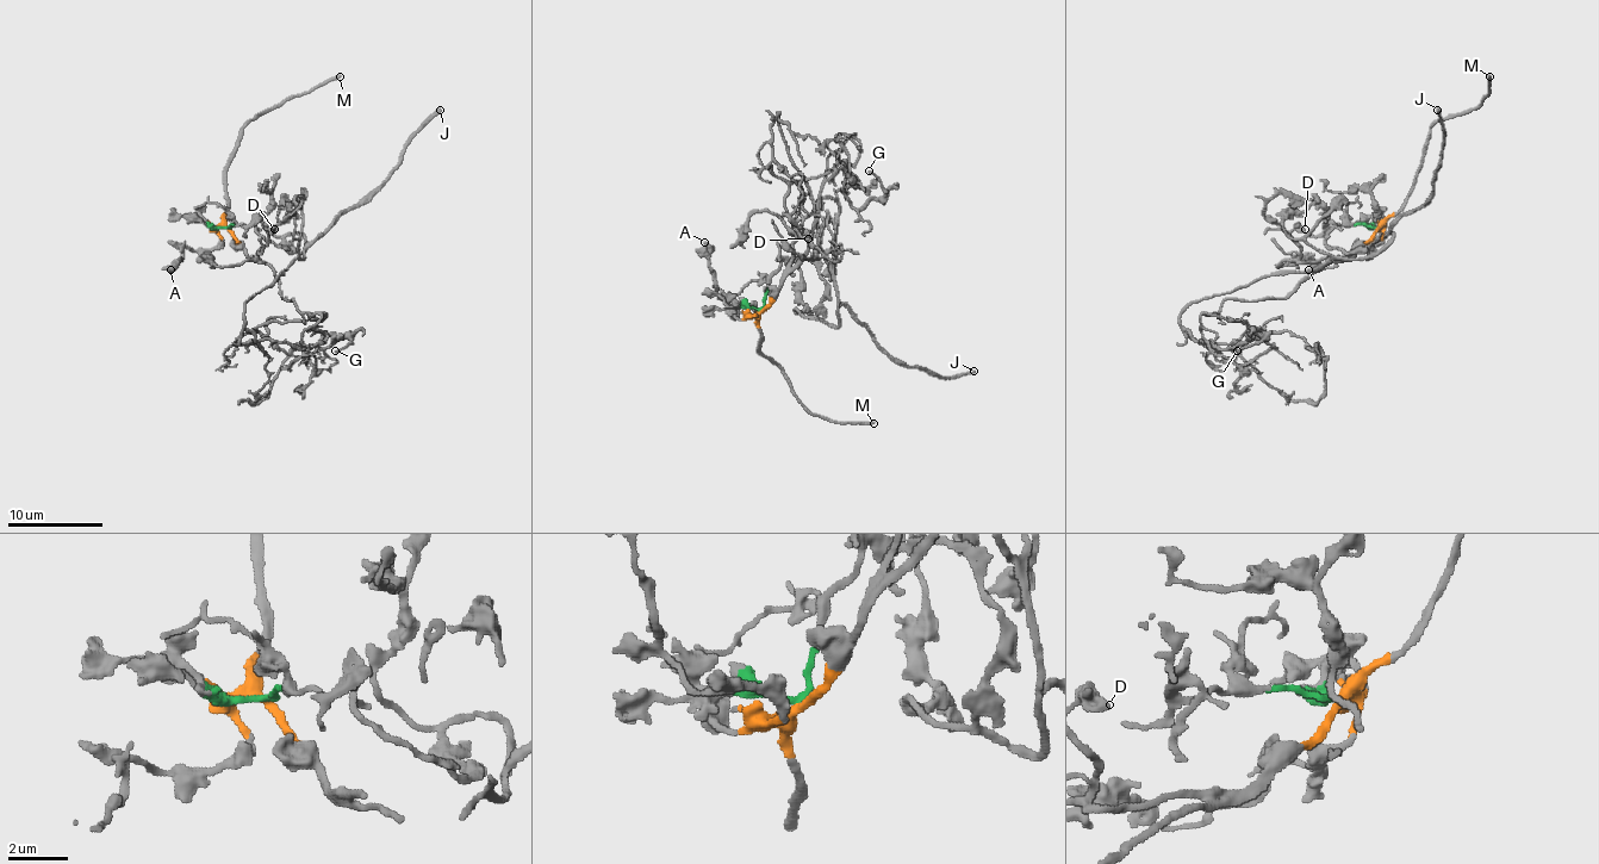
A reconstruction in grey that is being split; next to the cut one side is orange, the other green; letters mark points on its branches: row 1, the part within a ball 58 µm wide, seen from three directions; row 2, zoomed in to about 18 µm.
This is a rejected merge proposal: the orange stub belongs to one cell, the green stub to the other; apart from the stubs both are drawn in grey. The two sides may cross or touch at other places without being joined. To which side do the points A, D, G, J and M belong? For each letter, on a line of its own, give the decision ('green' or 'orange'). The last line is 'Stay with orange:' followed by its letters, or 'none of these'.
A: orange
D: orange
G: orange
J: green
M: orange
Stay with orange: A, D, G, M

